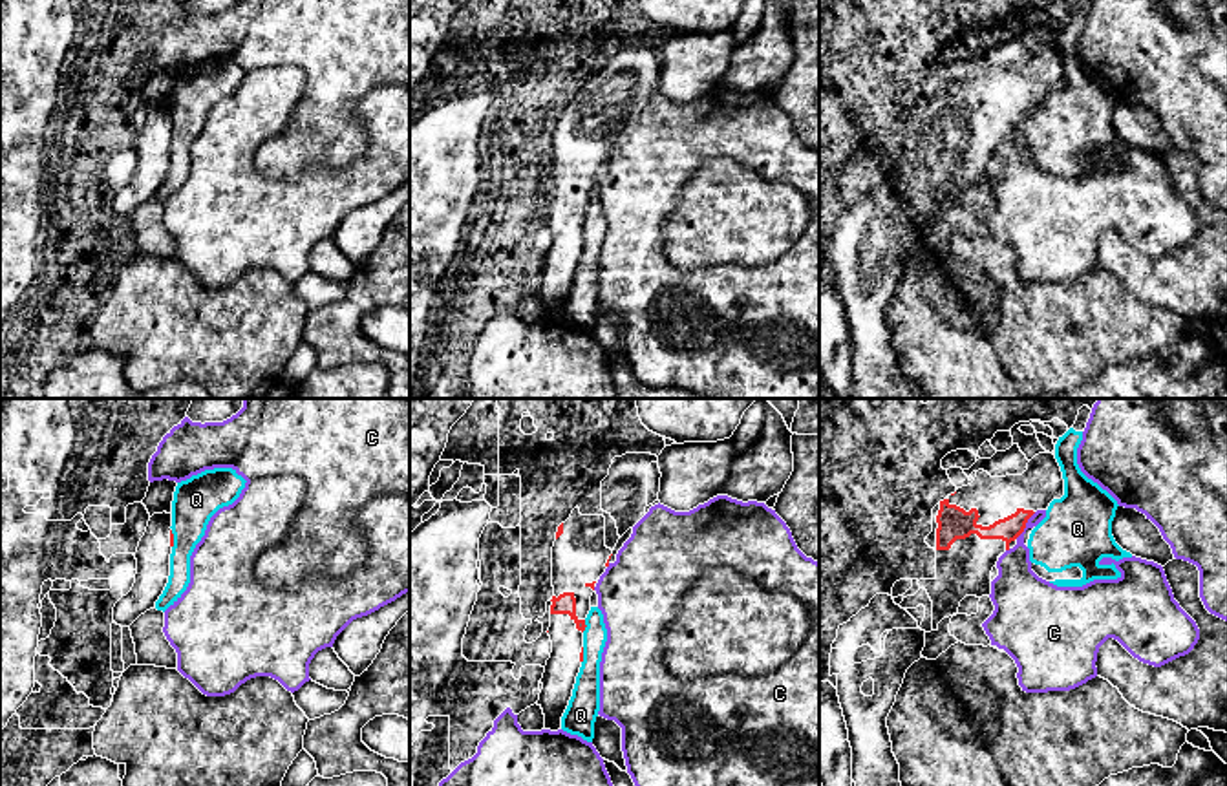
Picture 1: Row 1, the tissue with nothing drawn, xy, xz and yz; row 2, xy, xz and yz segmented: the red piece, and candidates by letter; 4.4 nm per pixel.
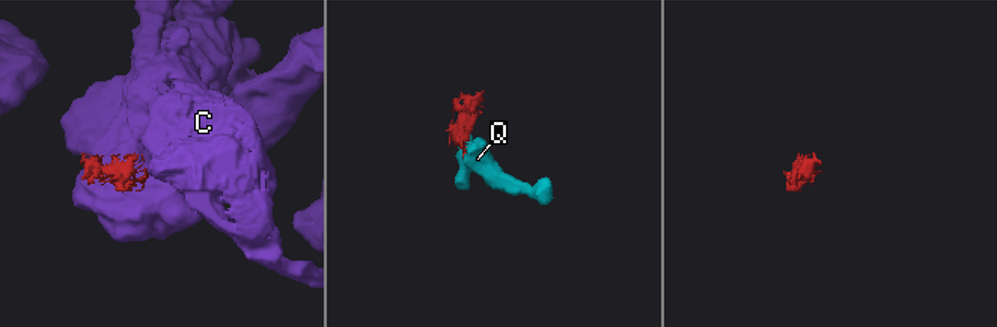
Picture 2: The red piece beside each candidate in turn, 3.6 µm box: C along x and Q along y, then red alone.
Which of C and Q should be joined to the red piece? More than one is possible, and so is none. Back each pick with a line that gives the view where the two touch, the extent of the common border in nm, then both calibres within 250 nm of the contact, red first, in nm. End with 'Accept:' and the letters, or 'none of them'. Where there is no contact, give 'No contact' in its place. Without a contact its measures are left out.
Accept: none of them

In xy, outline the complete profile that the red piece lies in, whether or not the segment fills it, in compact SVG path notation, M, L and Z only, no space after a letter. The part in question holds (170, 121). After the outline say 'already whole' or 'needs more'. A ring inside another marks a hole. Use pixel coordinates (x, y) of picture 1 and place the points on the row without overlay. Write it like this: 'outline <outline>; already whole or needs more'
outline M154 104L139 132L135 150L137 165L132 181L113 197L113 212L130 218L141 205L155 197L170 166L174 137L172 104Z; needs more

